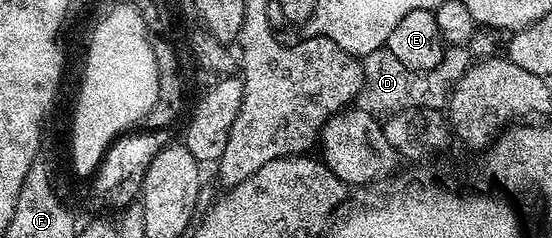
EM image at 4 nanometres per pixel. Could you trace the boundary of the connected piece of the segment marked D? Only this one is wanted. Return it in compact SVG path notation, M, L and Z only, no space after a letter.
M487 28L475 32L471 46L450 46L442 54L442 61L428 72L410 70L403 66L387 48L377 48L371 54L364 56L362 61L362 90L358 92L355 107L379 118L385 118L392 113L403 112L406 109L424 108L426 111L439 111L449 103L449 95L462 77L473 58L470 50L476 56L493 57L498 46L506 46L513 36L511 28Z

